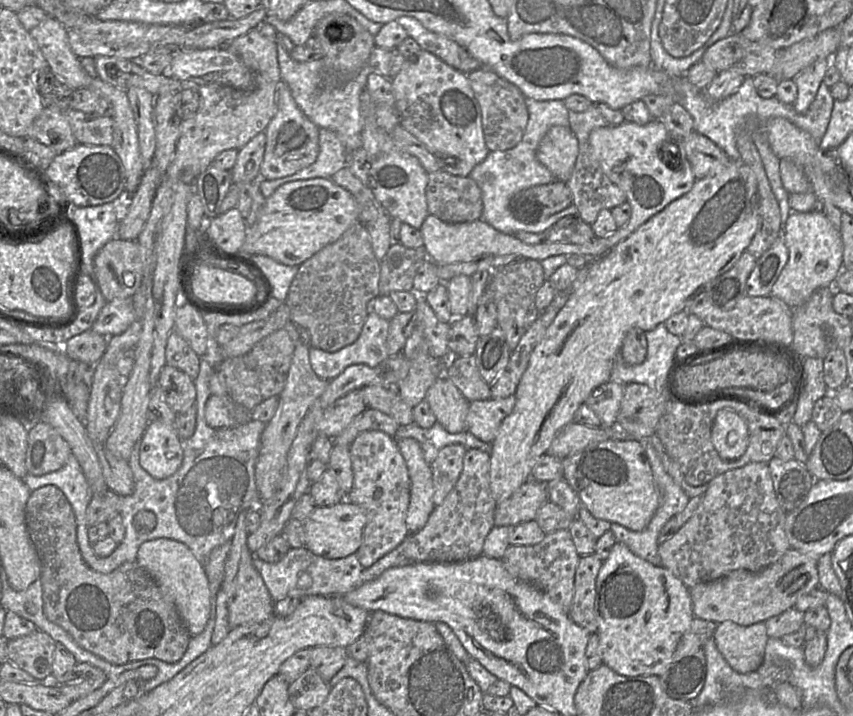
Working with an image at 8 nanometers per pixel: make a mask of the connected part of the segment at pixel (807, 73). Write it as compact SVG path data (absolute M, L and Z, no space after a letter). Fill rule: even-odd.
M828 59L818 60L793 78L797 86L797 98L793 106L797 113L805 113L815 99L829 62Z

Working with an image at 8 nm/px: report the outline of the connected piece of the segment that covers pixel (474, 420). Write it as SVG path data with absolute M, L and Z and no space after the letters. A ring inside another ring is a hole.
M516 396L478 400L469 402L466 418L467 429L478 439L491 444L497 435L502 421L511 414Z

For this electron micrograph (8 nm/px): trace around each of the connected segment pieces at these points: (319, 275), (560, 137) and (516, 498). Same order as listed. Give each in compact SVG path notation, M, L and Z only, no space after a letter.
M355 223L338 240L325 246L299 266L284 303L289 308L291 322L308 330L310 347L336 352L358 339L368 316L367 305L379 295L380 265L381 262L373 253L365 226Z
M553 126L551 127L537 149L537 159L548 168L556 180L567 182L570 178L579 153L579 142L576 135L569 126Z
M530 479L521 485L508 499L496 505L494 524L516 526L534 520L537 511L548 502L547 483Z

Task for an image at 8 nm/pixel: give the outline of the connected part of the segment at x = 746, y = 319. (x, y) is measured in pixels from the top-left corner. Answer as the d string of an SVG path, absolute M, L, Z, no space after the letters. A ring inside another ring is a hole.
M700 293L684 311L699 317L705 326L724 331L732 337L760 341L781 351L788 351L792 345L794 333L791 307L774 296L752 297L744 294L731 309L723 310L712 302L709 294Z

